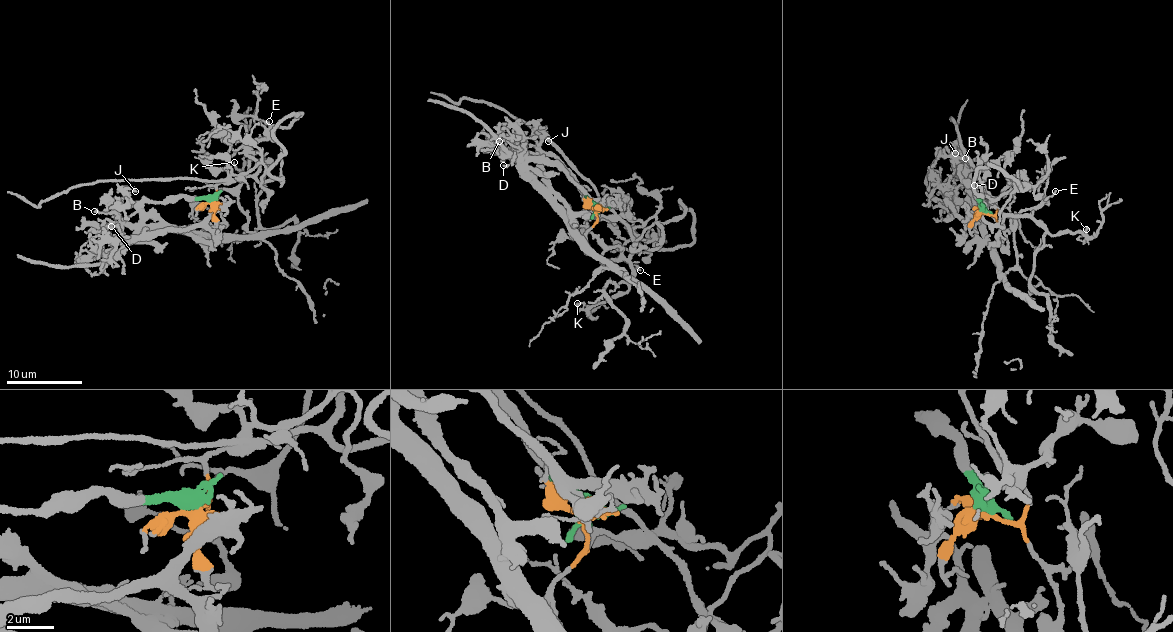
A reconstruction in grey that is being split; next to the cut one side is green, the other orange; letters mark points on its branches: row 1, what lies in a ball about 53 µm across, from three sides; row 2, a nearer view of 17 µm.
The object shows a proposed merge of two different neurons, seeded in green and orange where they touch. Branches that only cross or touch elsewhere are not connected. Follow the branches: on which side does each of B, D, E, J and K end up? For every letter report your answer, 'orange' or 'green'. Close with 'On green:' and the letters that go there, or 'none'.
B: green
D: green
E: orange
J: green
K: orange
On green: B, D, J

